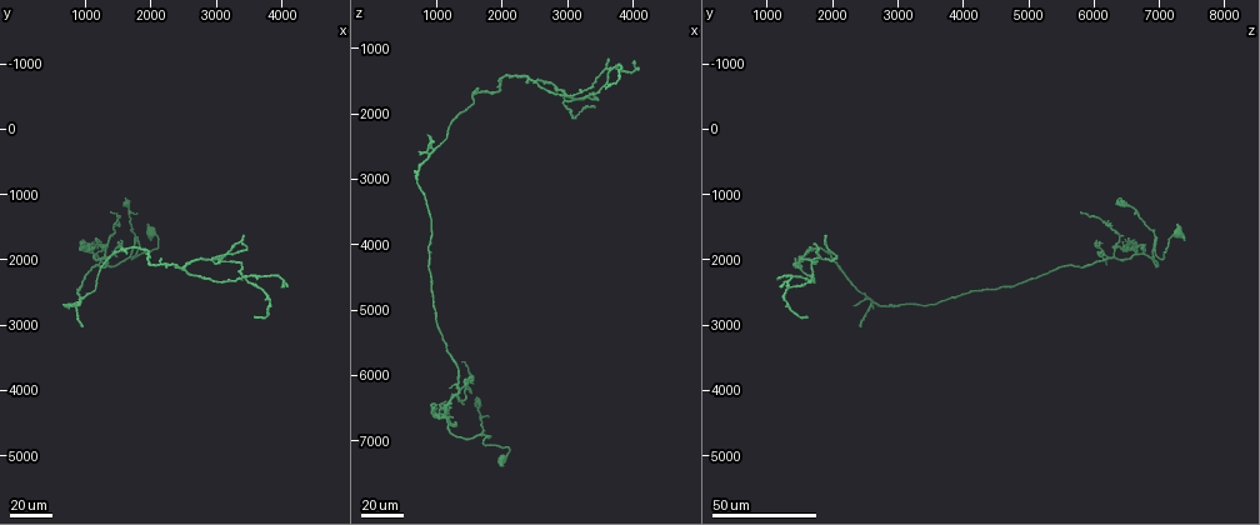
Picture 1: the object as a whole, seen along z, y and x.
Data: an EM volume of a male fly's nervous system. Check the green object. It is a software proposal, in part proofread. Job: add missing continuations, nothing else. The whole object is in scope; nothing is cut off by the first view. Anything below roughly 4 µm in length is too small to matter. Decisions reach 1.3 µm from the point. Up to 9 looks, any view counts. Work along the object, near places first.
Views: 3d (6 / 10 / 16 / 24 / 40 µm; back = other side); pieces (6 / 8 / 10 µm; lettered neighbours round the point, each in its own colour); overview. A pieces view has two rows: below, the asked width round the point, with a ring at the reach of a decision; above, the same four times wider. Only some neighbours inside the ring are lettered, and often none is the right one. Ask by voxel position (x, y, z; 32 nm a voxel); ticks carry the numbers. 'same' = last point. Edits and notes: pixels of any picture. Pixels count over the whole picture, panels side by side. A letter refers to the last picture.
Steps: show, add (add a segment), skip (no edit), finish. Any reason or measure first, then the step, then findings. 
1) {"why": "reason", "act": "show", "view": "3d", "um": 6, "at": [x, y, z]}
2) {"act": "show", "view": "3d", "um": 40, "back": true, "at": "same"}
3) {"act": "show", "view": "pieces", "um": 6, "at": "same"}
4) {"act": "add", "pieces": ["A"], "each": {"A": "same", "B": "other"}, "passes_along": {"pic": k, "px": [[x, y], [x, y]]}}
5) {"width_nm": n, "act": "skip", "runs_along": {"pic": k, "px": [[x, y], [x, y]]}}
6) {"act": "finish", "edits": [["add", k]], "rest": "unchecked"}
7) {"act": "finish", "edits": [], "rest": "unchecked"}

{"why": "thin end", "act": "show", "view": "3d", "um": 24, "at": [1150, 1700, 6400]}

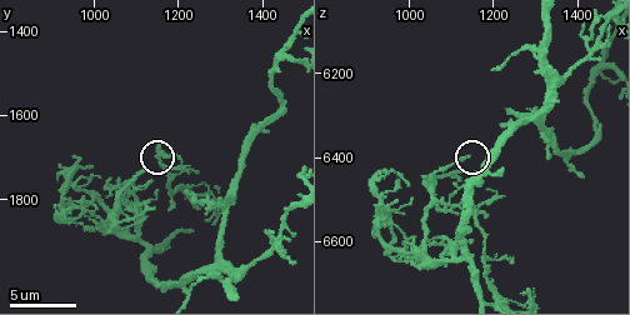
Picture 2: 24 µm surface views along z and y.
{"why": "zoom in", "act": "show", "view": "3d", "um": 6, "at": [1125, 1735, 6440]}

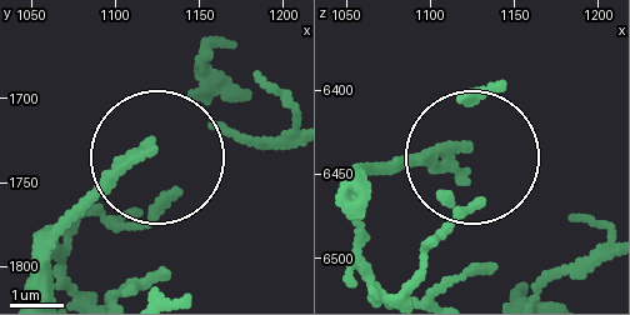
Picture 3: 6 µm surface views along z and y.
{"why": "what lies round it", "act": "show", "view": "pieces", "um": 10, "at": [1120, 1732, 6434]}

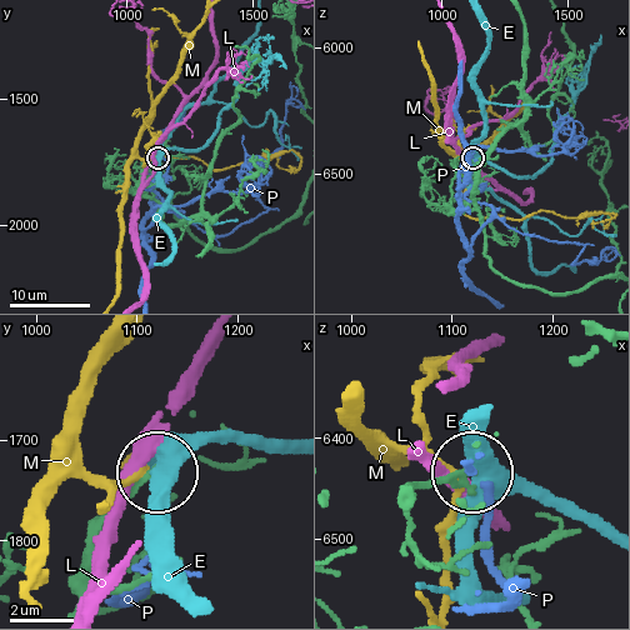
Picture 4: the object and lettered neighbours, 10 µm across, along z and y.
{"act": "skip", "each": {"E": "other", "L": "other", "M": "other", "P": "other"}, "found": "none of them fits"}

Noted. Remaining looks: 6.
{"why": "tapers out", "act": "show", "view": "pieces", "um": 8, "at": [1410, 1640, 6445]}

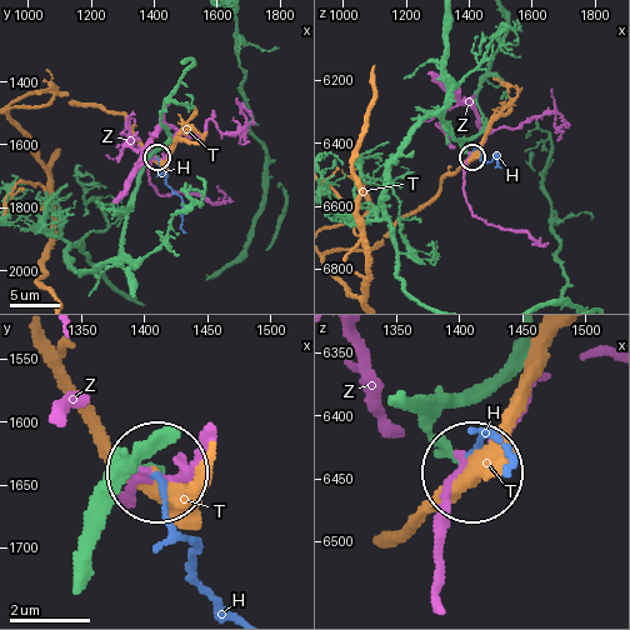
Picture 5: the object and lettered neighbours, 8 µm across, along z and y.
{"width_nm": 190, "act": "skip", "each": {"H": "other", "T": "other", "Z": "other"}, "runs_along": {"pic": 5, "px": [[406, 396], [464, 470]]}, "found": "none of them fits"}

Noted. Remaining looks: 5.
{"why": "branch stops here", "act": "show", "view": "3d", "um": 24, "at": [750, 2750, 2650]}

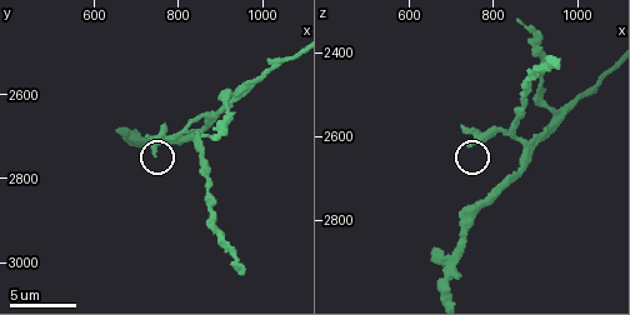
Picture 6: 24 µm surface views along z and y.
{"act": "show", "view": "pieces", "um": 10, "at": [735, 2740, 2620]}

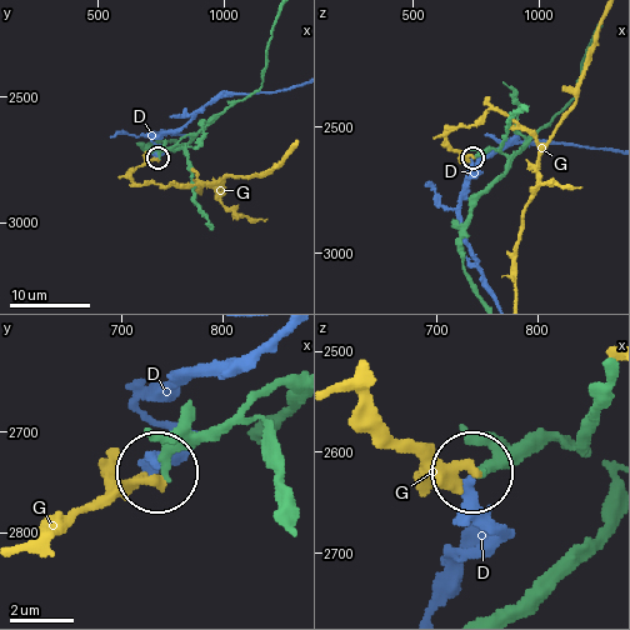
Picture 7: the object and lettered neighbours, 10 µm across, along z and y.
{"act": "skip", "each": {"D": "other", "G": "other"}, "runs_along": {"pic": 7, "px": [[461, 244], [470, 206], [506, 168], [490, 149], [474, 158]]}, "found": "no lettered segment goes on from it"}

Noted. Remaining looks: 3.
{"why": "an open end", "act": "show", "view": "3d", "um": 24, "at": [3200, 2350, 1600]}

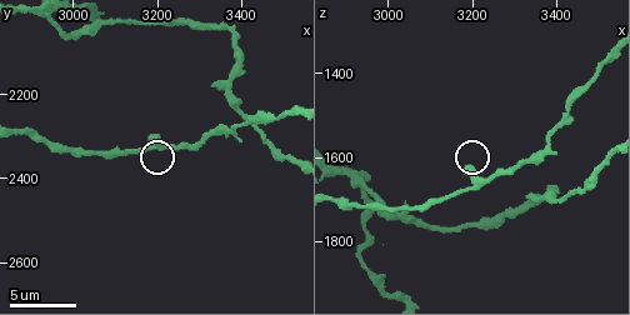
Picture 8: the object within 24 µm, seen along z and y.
{"act": "show", "view": "pieces", "um": 10, "at": [3185, 2310, 1630]}

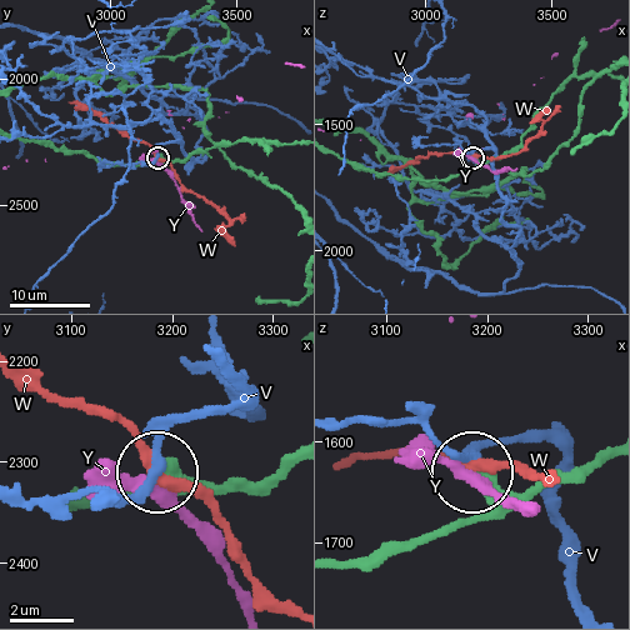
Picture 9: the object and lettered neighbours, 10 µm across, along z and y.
{"act": "skip", "each": {"V": "other", "W": "other", "Y": "other"}, "found": "no lettered segment goes on from it"}

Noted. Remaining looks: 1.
{"act": "finish", "edits": [], "rest": "unchecked"}

